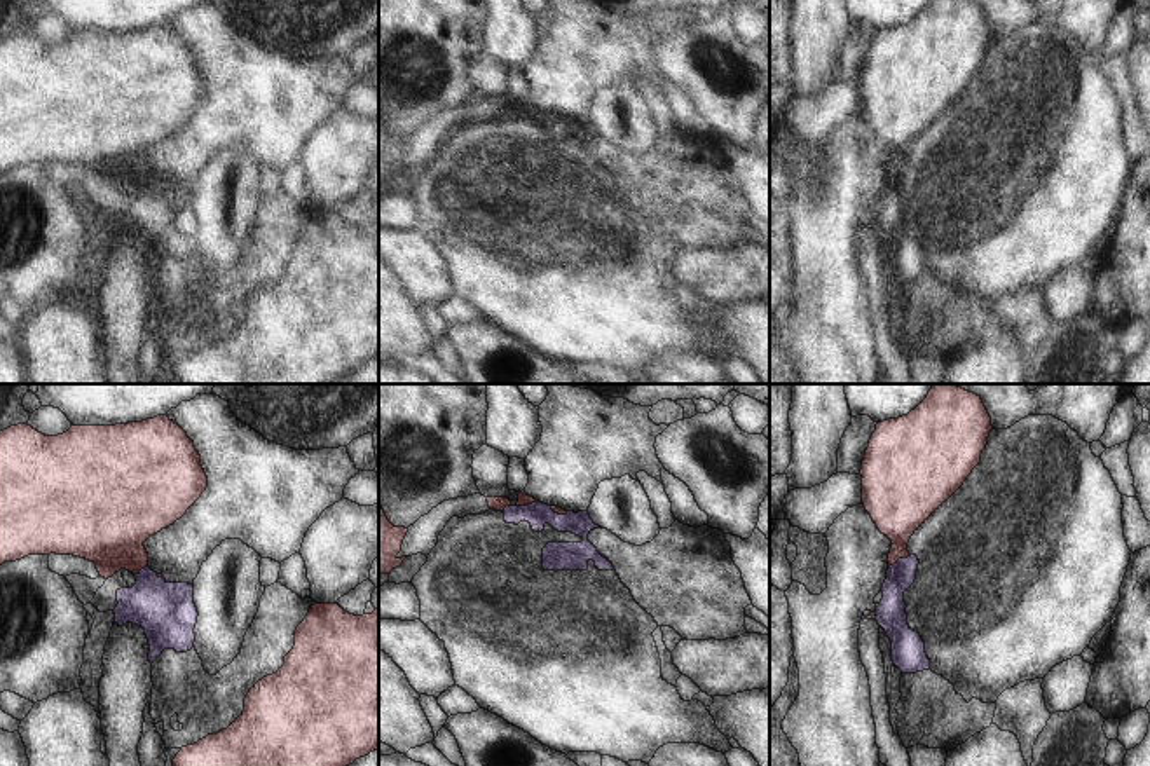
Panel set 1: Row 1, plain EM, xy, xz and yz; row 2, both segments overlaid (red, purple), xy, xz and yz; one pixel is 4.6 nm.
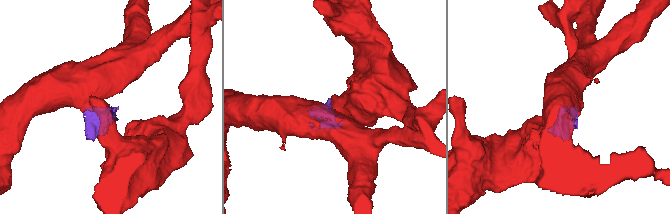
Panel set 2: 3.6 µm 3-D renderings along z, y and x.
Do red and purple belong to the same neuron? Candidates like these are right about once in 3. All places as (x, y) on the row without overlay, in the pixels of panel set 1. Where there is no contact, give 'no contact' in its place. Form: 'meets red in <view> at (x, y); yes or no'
meets red in yz at (899, 166); no

